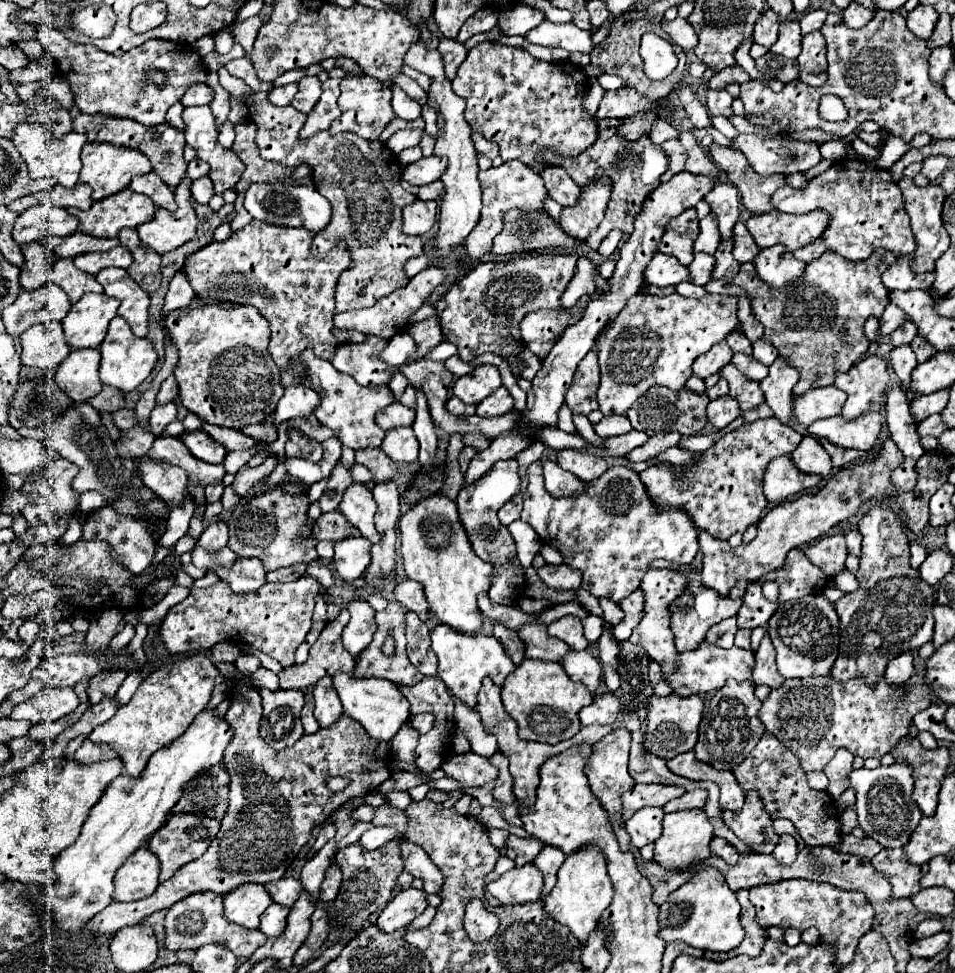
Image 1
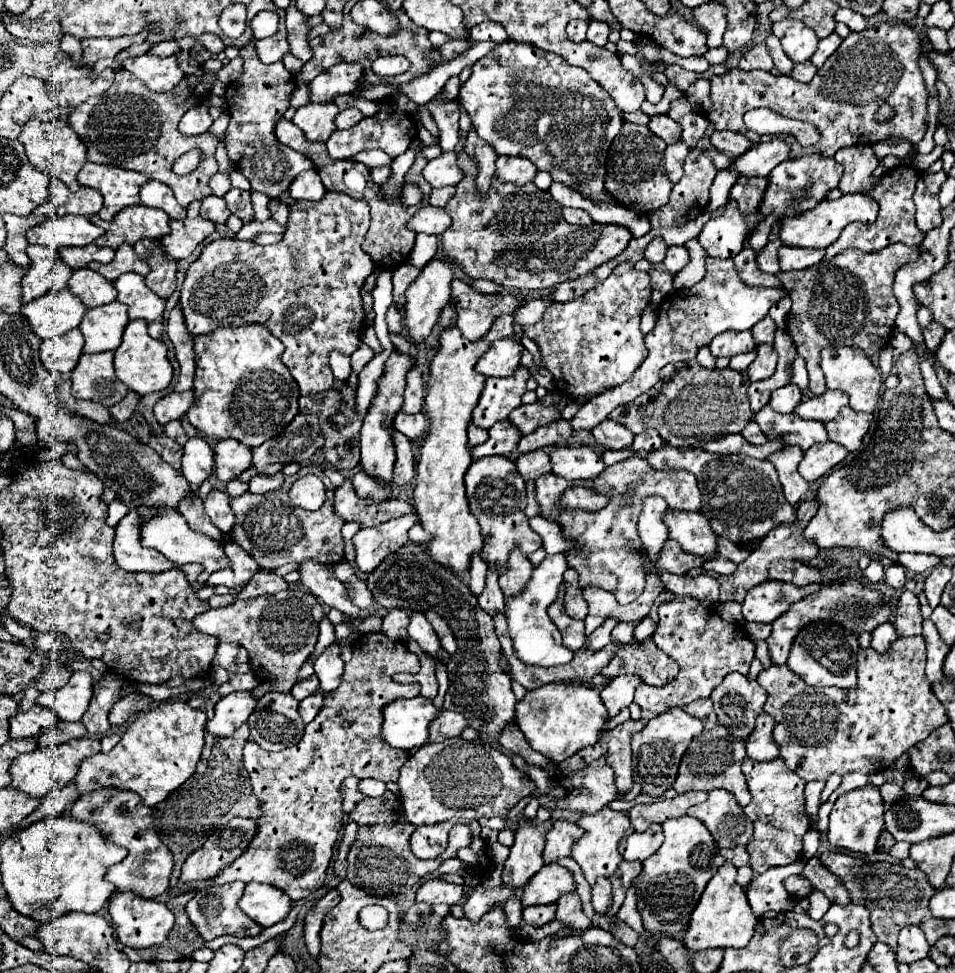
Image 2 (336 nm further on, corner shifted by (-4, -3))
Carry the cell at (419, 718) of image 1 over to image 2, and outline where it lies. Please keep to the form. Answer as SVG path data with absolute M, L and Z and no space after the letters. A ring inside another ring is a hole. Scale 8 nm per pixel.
M440 711L440 715L430 725L430 741L444 741L450 737L458 737L466 729L466 719L462 713L454 711Z

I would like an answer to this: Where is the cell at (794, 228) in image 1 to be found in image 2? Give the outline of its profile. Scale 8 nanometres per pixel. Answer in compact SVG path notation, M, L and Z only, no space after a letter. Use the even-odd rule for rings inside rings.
M848 193L842 195L836 201L822 201L816 209L802 213L800 217L794 219L784 219L782 221L782 229L780 229L780 239L784 245L792 245L792 247L804 247L804 249L824 249L830 243L834 243L842 229L848 223L860 221L860 223L874 223L878 215L878 203L862 193Z

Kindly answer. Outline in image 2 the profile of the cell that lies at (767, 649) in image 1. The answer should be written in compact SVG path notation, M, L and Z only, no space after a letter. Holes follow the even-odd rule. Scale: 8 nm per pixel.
M850 575L846 579L832 581L832 583L822 583L822 589L818 593L812 593L810 597L804 597L802 601L796 601L794 605L790 605L790 609L786 613L782 613L782 617L778 617L772 623L772 633L766 639L768 647L770 647L770 659L776 665L786 663L790 647L794 643L794 637L806 625L812 625L812 623L818 623L818 621L828 621L828 623L842 625L850 633L860 635L864 631L872 633L878 625L890 621L890 615L892 615L892 605L888 601L884 601L884 593L880 593L878 589L866 587L858 579L858 575Z

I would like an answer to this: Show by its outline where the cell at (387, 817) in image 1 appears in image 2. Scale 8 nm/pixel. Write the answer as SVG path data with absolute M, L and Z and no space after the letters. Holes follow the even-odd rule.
M386 791L382 797L364 797L352 811L352 821L358 825L358 837L348 853L348 881L364 889L370 897L396 897L416 887L428 873L436 871L450 853L436 859L418 859L410 849L414 827L406 820L401 799Z

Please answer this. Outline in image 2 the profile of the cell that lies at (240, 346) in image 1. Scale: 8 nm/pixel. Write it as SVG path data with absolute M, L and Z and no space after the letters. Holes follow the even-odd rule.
M220 327L210 335L194 337L194 351L194 403L186 417L200 435L236 439L248 447L258 447L282 433L296 417L298 385L280 361L284 345L266 327Z

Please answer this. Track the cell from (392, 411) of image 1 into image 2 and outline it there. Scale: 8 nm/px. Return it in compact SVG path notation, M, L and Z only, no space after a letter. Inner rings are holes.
M418 365L410 367L406 375L406 391L404 391L404 413L418 413L422 411L424 405L424 381L422 381L422 371Z

